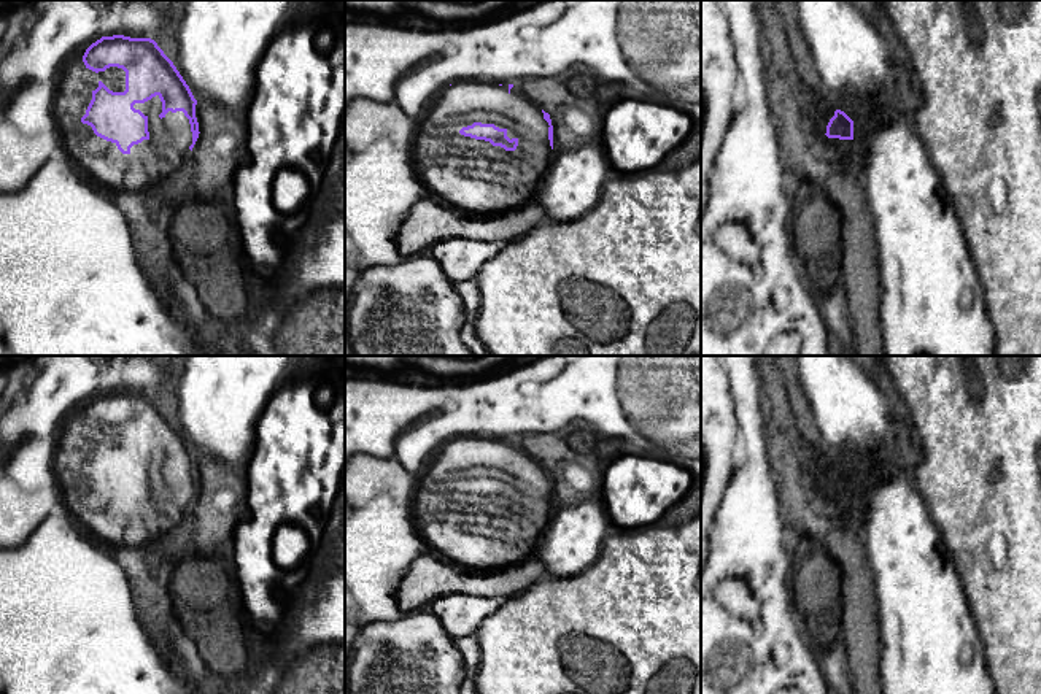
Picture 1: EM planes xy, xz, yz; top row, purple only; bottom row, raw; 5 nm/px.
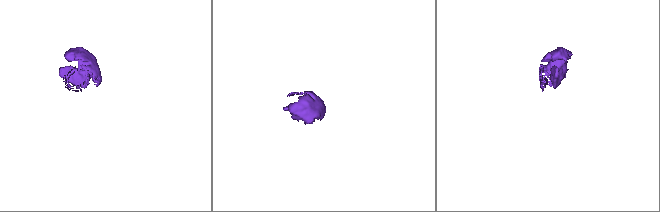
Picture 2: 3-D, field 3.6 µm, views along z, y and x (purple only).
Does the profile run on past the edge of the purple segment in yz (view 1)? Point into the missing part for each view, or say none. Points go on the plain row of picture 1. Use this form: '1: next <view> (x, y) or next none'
1: next none

